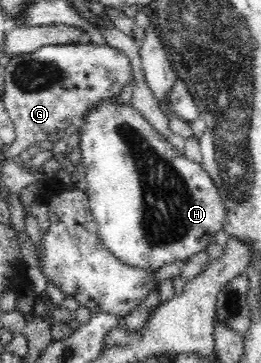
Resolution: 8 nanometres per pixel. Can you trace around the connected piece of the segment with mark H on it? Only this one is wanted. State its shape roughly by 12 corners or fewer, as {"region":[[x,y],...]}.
{"region":[[131,102],[83,119],[99,239],[159,272],[227,212]]}

